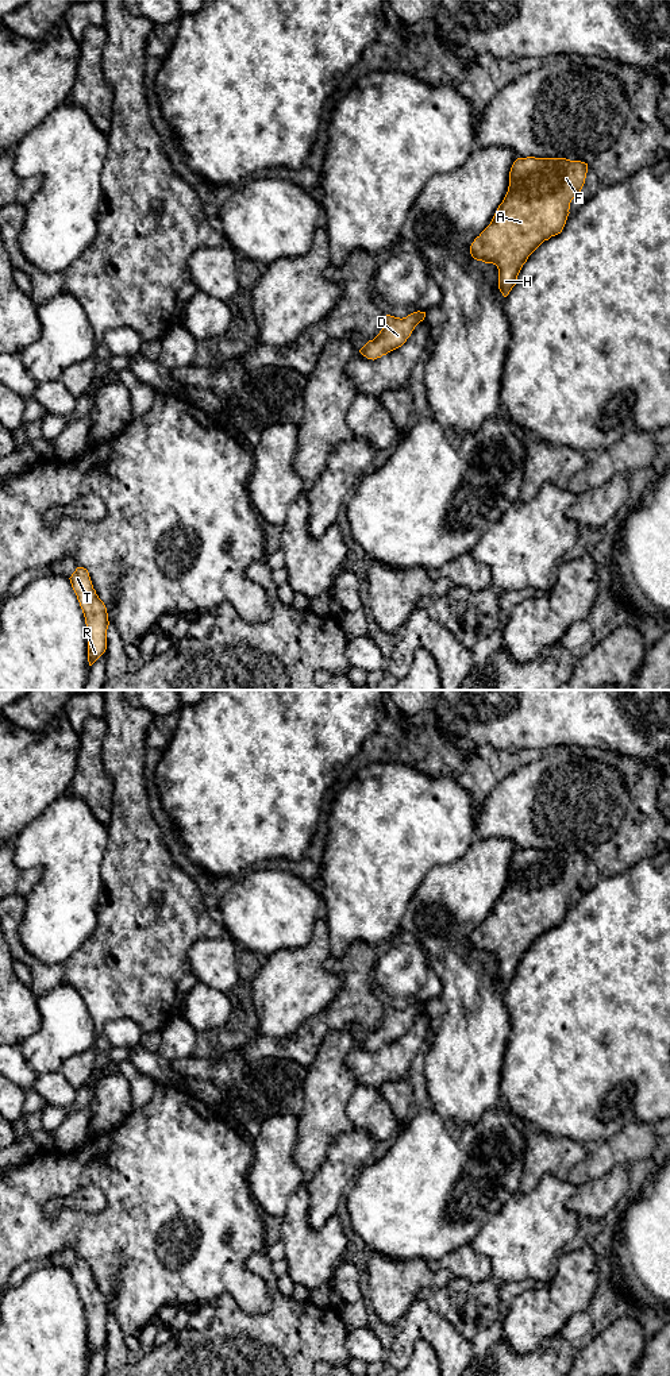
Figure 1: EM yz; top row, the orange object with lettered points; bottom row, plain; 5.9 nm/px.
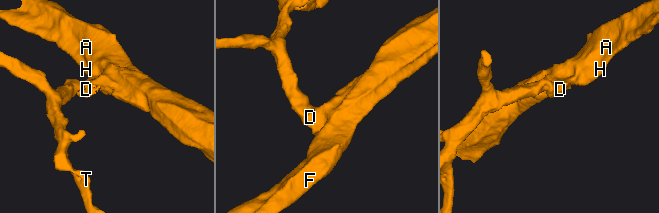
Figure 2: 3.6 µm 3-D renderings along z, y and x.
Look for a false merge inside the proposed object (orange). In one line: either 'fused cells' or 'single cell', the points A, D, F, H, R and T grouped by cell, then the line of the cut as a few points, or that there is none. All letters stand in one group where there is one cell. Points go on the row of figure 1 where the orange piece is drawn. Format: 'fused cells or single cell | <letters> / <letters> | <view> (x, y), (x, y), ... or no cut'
single cell | A D F H R T | no cut

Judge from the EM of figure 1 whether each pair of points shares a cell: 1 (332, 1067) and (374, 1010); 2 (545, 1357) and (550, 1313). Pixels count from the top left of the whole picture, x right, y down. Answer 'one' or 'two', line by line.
1: two
2: two

